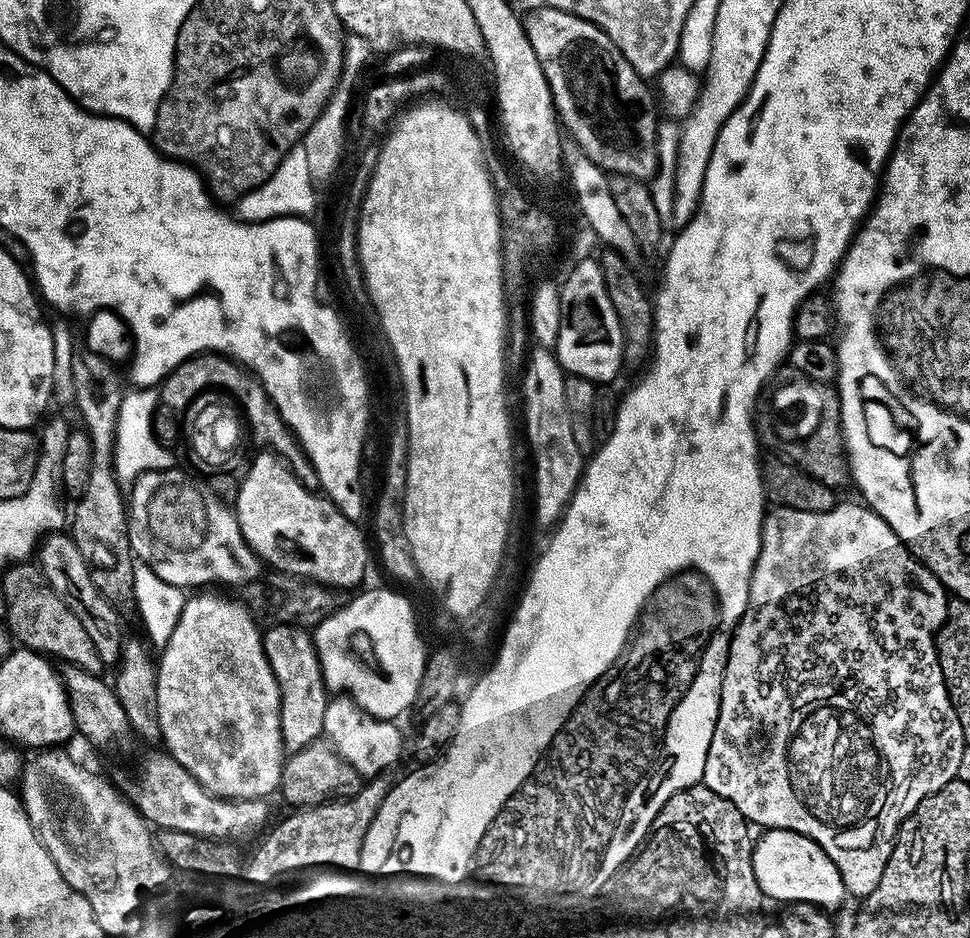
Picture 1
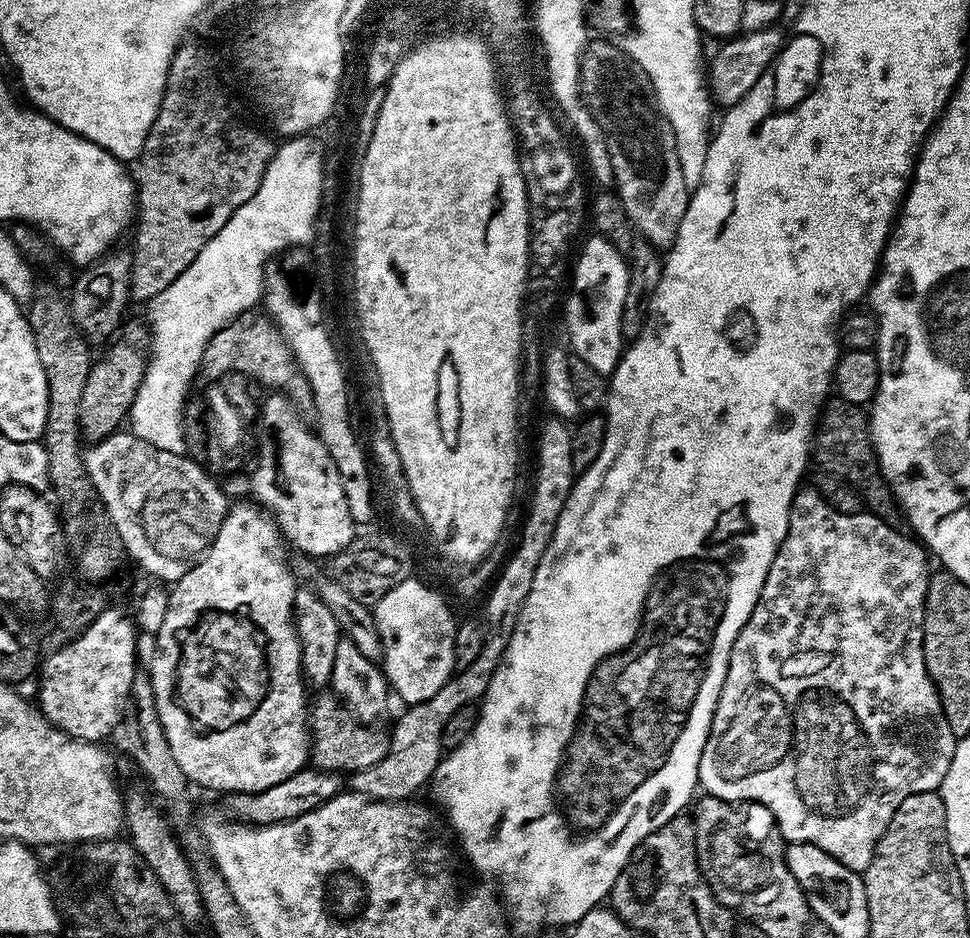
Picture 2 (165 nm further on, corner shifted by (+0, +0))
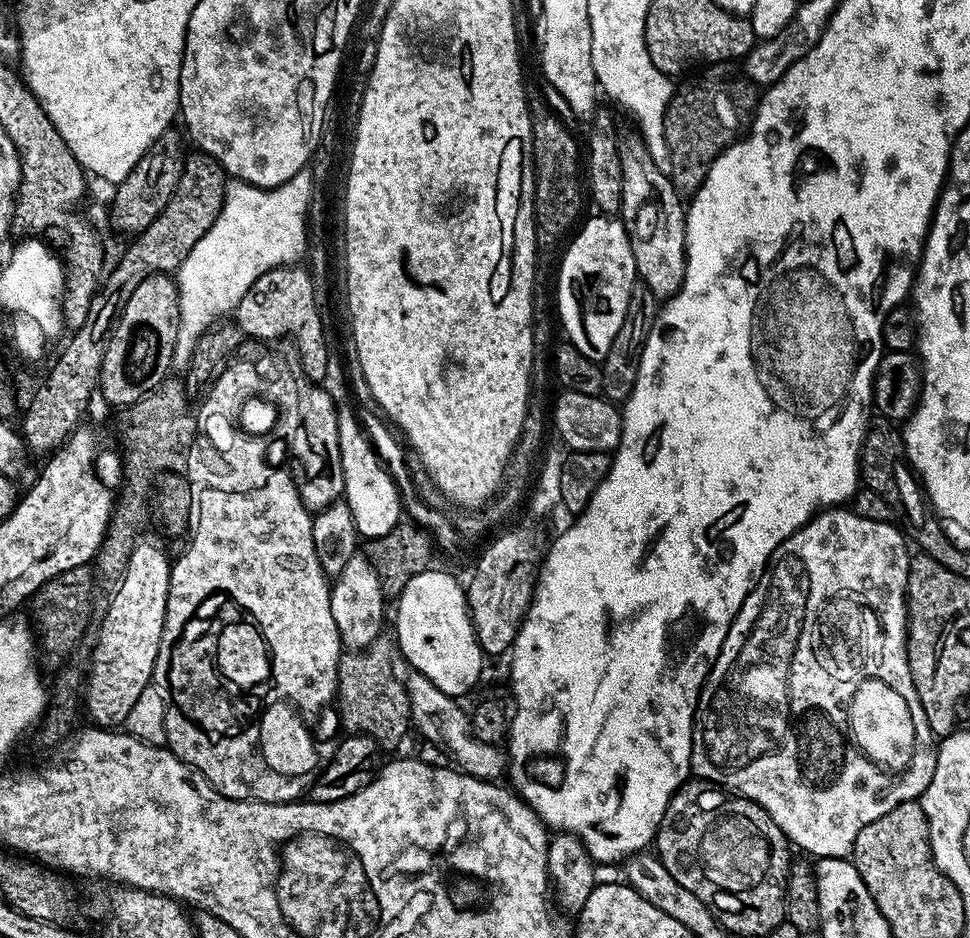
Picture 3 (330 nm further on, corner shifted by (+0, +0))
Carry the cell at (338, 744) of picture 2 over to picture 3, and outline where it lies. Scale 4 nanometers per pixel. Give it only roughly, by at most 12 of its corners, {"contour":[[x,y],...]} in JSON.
{"contour":[[381,634],[338,662],[344,732],[396,748],[410,732],[394,644]]}

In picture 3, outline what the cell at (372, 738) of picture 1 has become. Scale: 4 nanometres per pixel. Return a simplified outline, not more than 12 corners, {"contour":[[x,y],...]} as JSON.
{"contour":[[367,555],[330,584],[330,614],[347,651],[384,629],[386,597]]}

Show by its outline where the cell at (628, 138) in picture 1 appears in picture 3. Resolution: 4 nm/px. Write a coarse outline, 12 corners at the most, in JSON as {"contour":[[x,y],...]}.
{"contour":[[639,139],[623,141],[619,219],[639,283],[680,291],[686,208]]}

